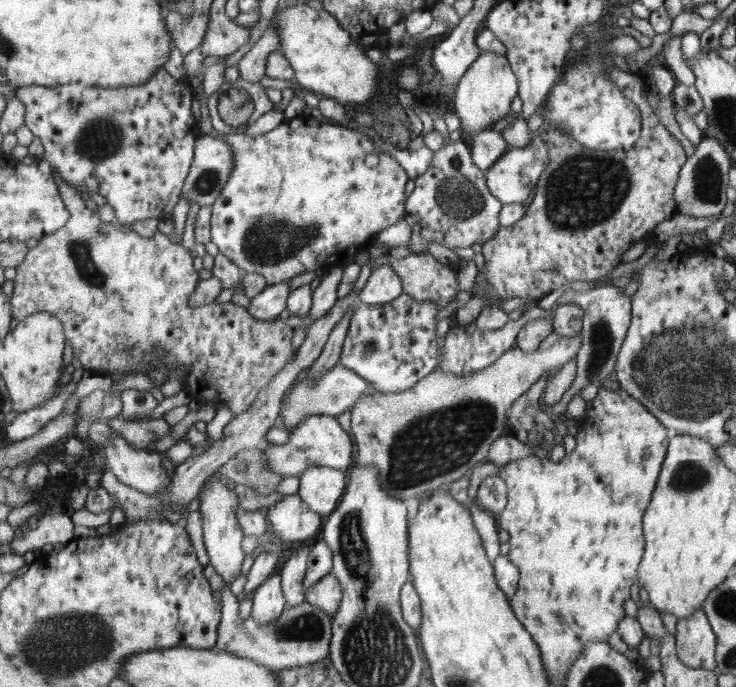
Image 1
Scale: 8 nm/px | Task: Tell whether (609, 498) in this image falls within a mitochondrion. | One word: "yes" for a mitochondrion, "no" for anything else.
no

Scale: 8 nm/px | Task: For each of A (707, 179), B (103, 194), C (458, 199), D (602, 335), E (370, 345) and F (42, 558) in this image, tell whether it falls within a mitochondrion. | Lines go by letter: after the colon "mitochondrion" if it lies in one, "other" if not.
A: mitochondrion
B: other
C: mitochondrion
D: mitochondrion
E: mitochondrion
F: other

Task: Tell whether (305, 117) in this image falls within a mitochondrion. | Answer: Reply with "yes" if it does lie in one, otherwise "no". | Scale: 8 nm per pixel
no

